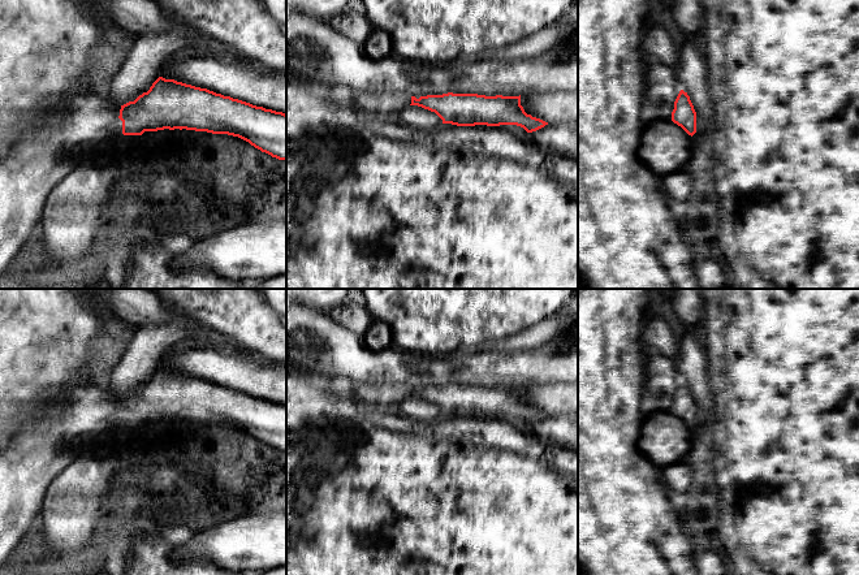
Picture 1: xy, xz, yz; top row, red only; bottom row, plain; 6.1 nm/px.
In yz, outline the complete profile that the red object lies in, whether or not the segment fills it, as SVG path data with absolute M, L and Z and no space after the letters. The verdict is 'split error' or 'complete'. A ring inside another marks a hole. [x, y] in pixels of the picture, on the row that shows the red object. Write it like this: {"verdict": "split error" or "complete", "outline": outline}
{"verdict": "complete", "outline": "M683 90L679 91L674 101L672 121L681 126L691 137L696 133L696 112L690 96Z"}

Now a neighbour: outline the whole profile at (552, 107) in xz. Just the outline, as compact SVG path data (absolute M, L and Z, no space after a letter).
M548 91L521 95L527 114L548 124L578 122L578 91Z

